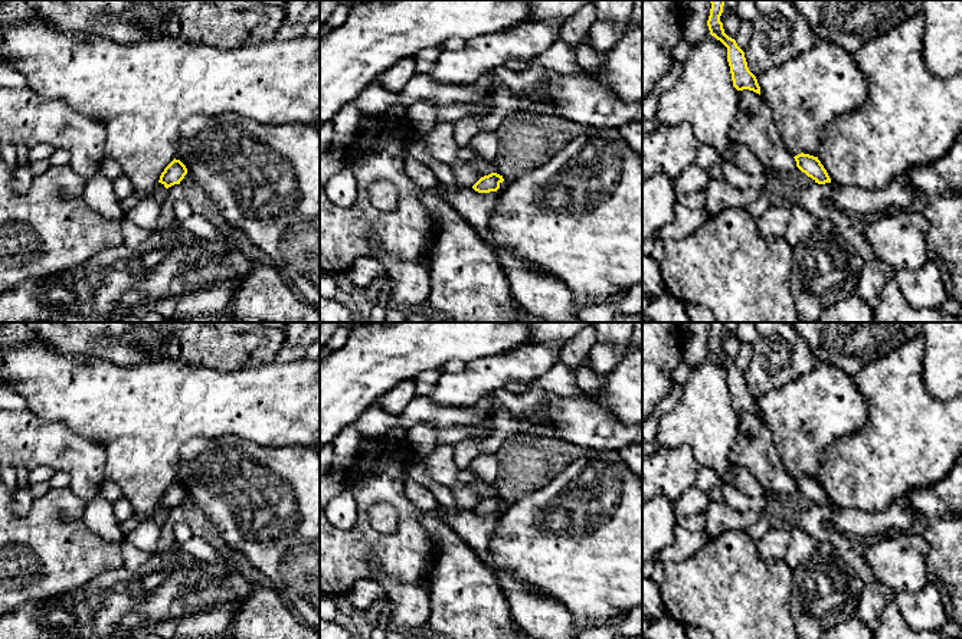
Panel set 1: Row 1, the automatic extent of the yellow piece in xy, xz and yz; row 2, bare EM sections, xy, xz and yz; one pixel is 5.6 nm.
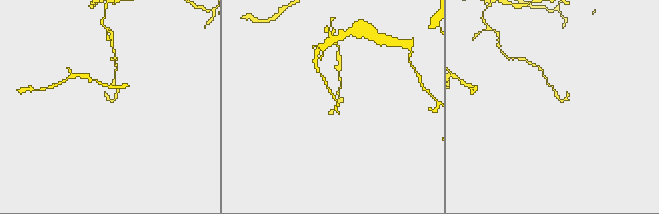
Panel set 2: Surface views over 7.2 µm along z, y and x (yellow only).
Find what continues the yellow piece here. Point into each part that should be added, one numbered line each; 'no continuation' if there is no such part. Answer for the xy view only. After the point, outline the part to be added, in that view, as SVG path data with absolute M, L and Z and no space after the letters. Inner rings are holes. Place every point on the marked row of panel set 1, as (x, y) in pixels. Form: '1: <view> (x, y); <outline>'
no continuation

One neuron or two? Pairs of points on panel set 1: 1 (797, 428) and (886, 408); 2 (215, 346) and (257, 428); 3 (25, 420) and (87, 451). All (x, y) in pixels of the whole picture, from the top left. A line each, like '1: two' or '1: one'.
1: two
2: two
3: one

